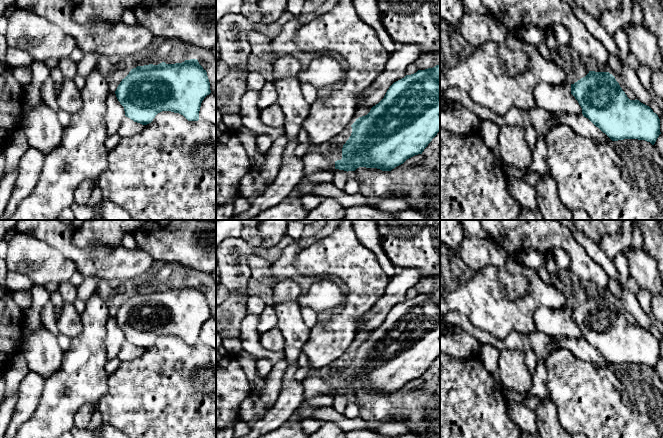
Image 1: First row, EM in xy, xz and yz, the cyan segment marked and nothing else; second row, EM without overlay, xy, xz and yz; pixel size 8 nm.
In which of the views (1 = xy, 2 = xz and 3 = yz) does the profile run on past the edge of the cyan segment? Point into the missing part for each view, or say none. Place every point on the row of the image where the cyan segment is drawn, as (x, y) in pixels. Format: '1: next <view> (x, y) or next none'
1: next none
2: next none
3: next none

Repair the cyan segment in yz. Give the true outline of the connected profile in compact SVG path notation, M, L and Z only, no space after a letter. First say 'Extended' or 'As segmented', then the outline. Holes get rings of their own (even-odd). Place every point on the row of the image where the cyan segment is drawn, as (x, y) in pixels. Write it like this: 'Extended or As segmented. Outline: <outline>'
As segmented. Outline: M609 72L589 73L571 84L571 94L582 108L582 114L612 141L638 139L655 144L660 132L660 119L653 110L639 100L630 100Z

